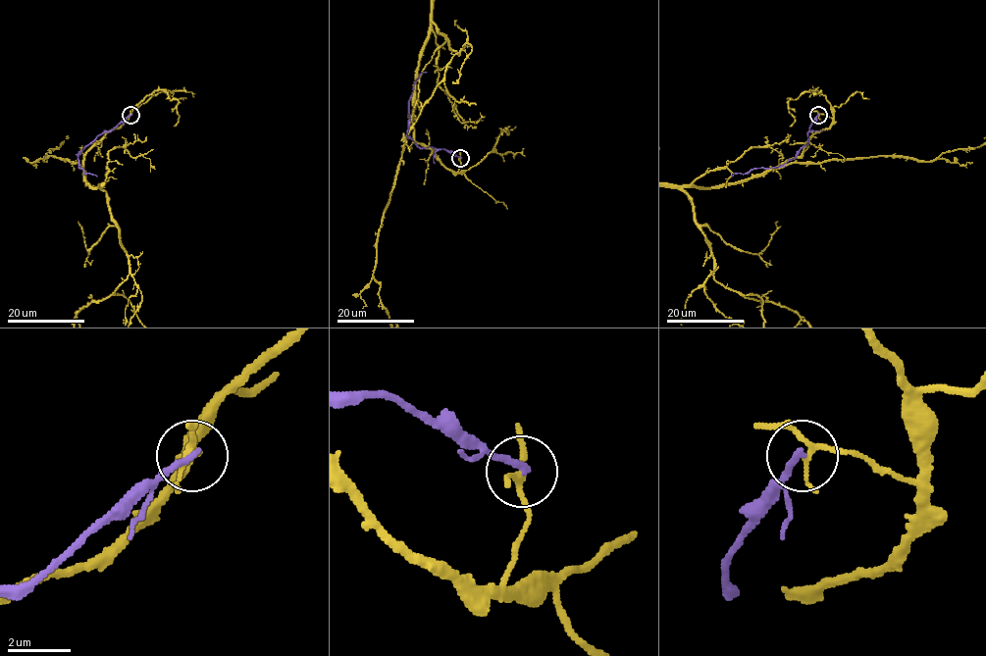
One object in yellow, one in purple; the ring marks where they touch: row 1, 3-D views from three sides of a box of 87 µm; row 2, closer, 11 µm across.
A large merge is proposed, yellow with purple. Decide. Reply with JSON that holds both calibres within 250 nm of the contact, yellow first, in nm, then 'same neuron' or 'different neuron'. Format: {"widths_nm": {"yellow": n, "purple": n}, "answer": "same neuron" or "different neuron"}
{"widths_nm": {"yellow": 140, "purple": 200}, "answer": "different neuron"}

